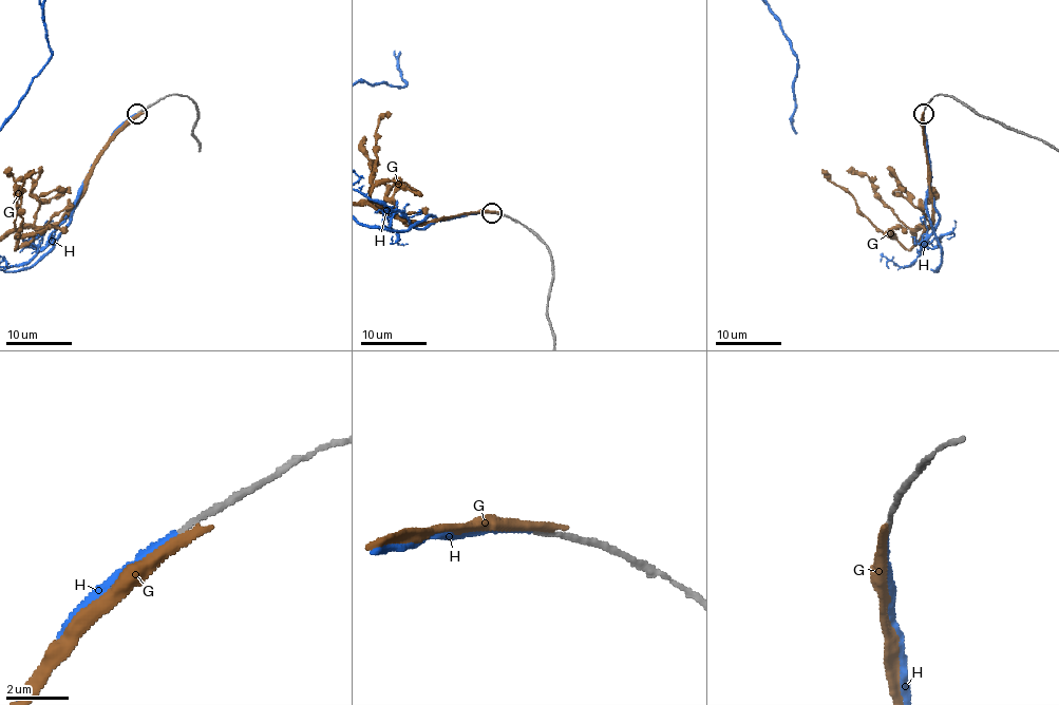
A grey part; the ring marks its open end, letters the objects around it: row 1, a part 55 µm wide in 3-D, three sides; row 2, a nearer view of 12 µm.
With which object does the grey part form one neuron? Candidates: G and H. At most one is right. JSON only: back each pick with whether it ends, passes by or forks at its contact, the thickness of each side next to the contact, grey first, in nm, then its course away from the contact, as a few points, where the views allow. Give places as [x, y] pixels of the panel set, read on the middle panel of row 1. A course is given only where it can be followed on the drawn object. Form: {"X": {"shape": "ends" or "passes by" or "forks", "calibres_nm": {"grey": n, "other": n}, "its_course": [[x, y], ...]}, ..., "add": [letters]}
{"H": {"shape": "ends", "calibres_nm": {"grey": 150, "other": 160}}, "add": ["H"]}

